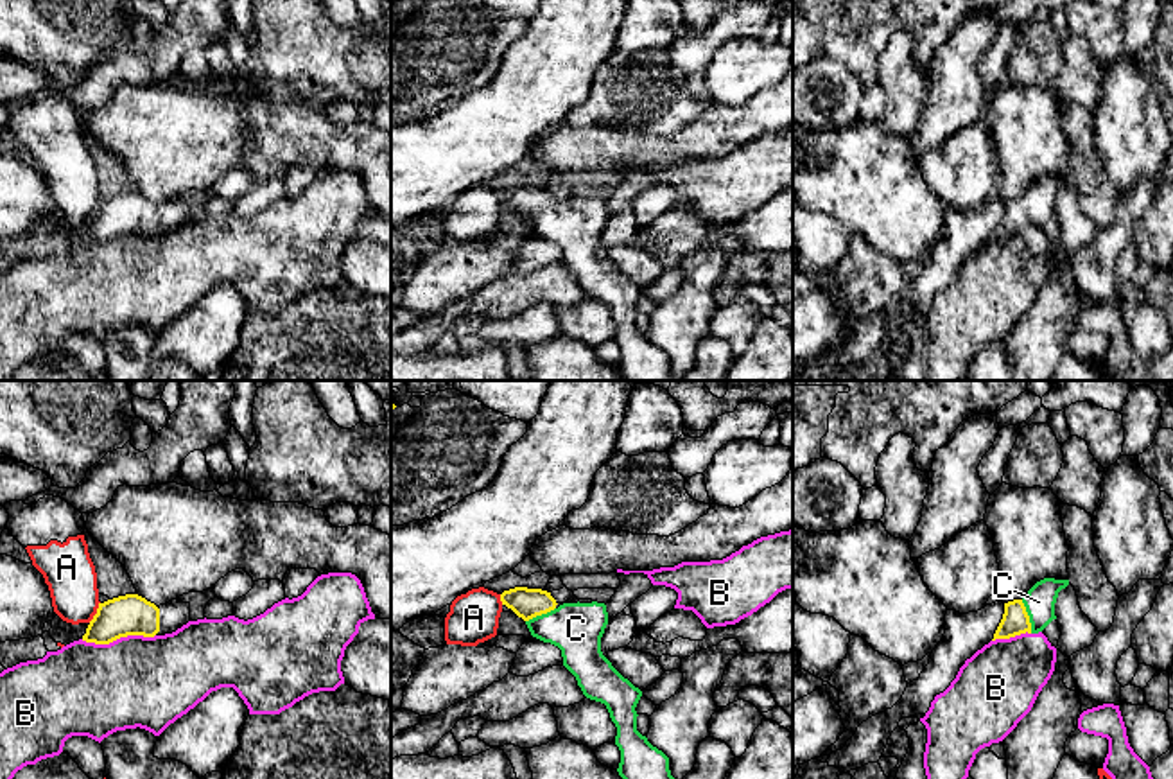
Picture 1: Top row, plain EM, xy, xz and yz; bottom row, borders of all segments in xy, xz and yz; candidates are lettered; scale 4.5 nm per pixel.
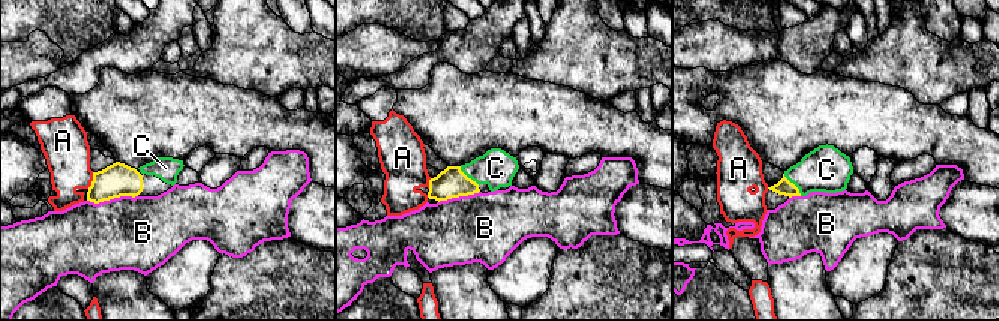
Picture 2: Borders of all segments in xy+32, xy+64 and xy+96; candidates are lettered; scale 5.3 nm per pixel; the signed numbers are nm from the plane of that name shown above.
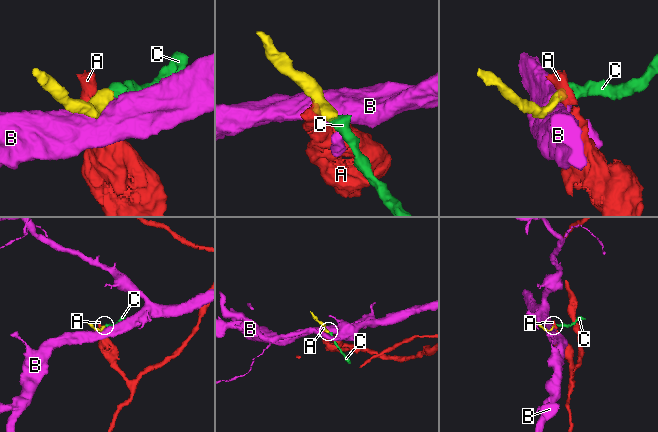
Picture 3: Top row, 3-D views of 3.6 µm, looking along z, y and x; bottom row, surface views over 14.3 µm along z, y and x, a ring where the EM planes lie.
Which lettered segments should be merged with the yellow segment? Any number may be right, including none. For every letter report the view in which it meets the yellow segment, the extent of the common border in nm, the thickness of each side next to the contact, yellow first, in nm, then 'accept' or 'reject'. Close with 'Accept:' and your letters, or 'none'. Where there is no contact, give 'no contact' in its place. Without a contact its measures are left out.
A: meets yellow in xy; contact 110 nm long; 190 nm thick on the yellow side, 220 nm on the other; reject
B: meets yellow in xy; contact 340 nm long; 190 nm thick on the yellow side, 400 nm on the other; reject
C: meets yellow in yz; contact 160 nm long; 120 nm thick on the yellow side, 140 nm on the other; accept
Accept: C

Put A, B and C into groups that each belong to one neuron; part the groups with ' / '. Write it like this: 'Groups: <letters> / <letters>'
Groups: A / B / C

